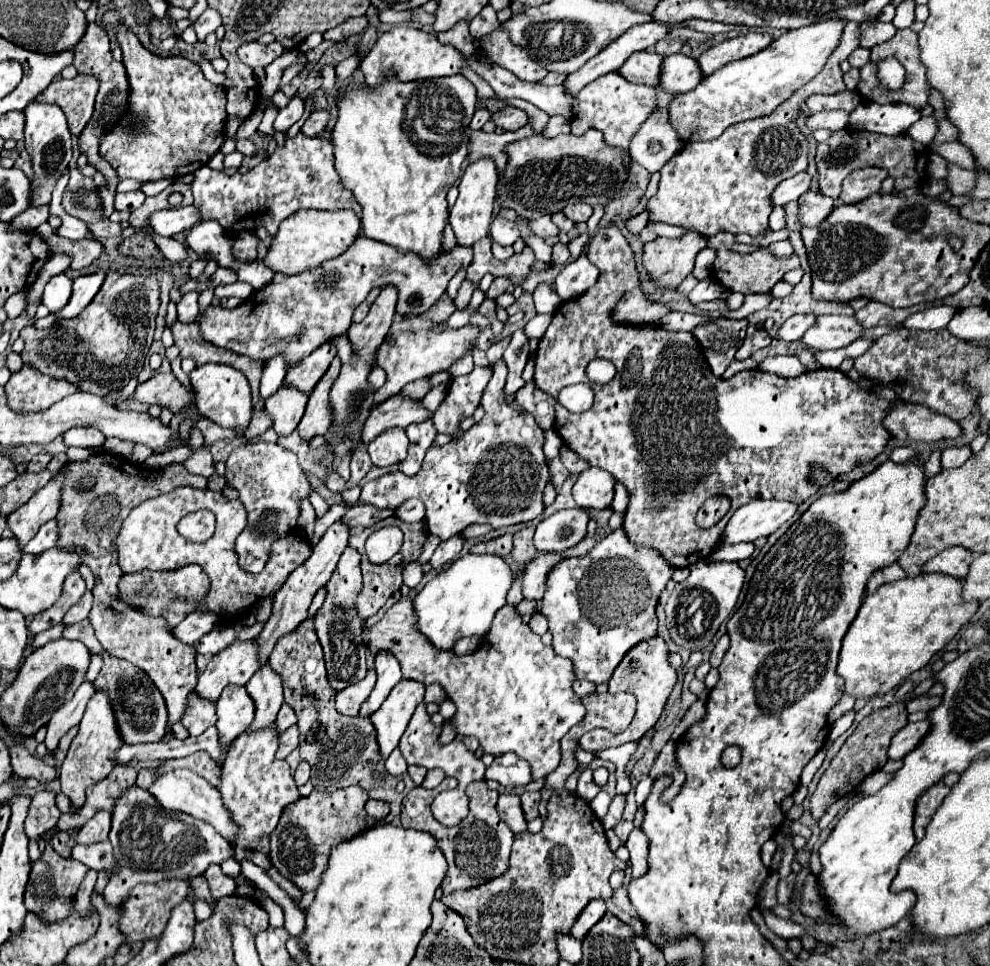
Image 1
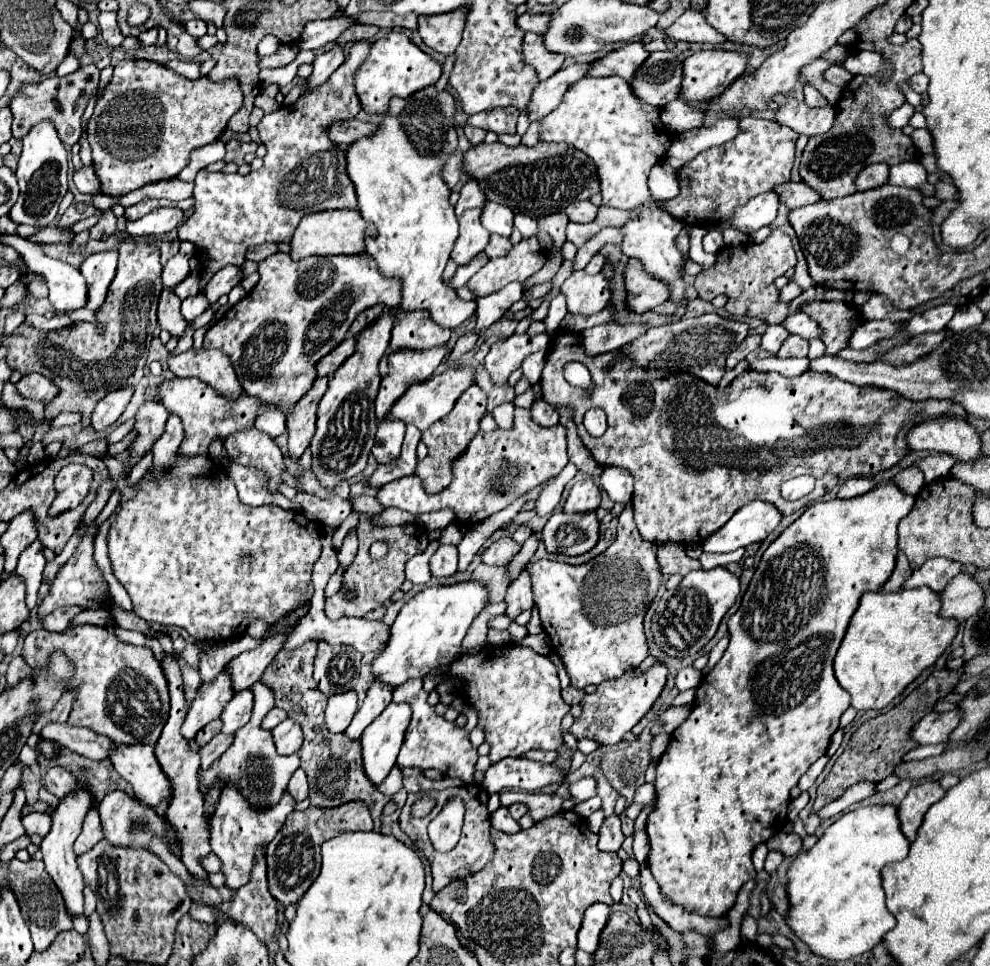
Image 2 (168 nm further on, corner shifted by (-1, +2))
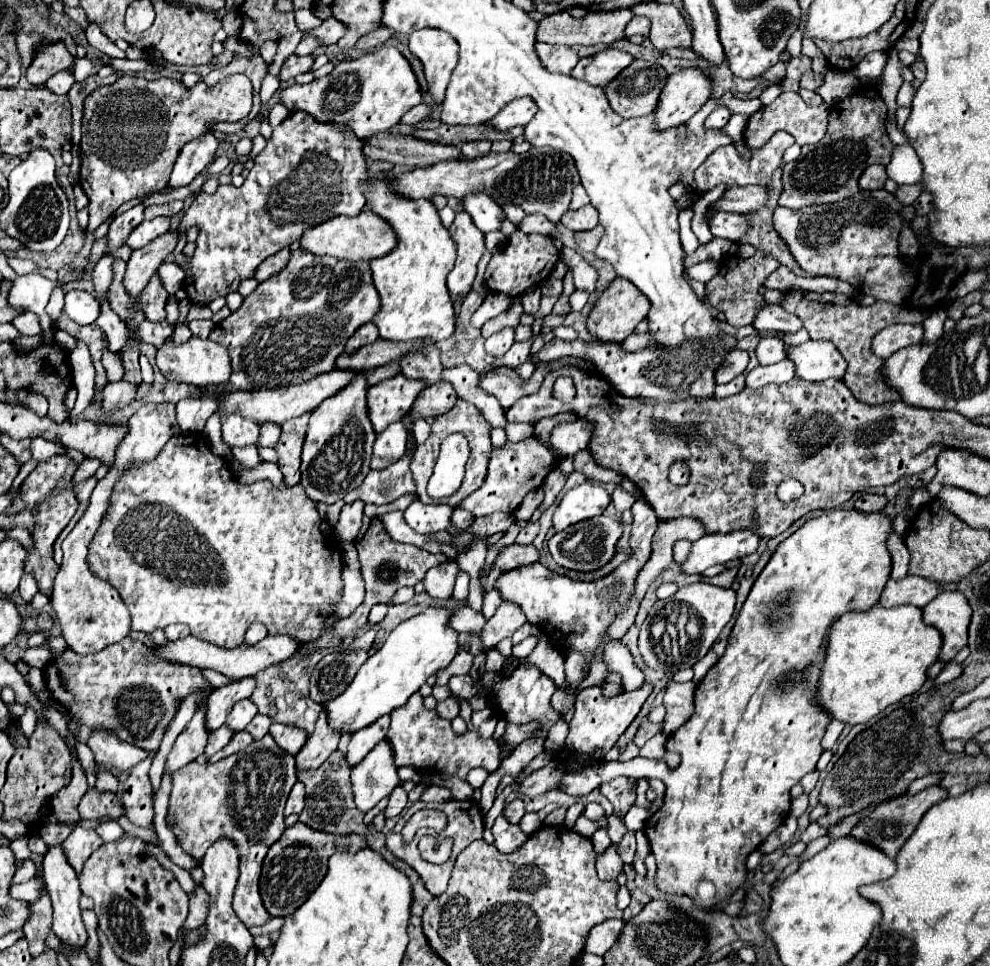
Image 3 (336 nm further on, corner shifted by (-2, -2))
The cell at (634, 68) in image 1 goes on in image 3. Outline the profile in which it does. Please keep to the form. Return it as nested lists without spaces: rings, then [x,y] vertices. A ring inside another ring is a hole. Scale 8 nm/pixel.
[[[608,48],[594,56],[580,58],[580,62],[572,70],[572,76],[588,82],[592,86],[604,86],[604,84],[608,84],[608,80],[616,78],[620,70],[624,70],[628,64],[632,64],[632,60],[634,58],[628,52]]]

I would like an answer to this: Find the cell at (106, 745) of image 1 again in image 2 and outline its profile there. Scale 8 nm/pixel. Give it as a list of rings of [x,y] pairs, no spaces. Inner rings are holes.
[[[81,768],[81,770],[75,772],[75,778],[77,778],[77,788],[75,788],[73,792],[69,792],[69,794],[55,806],[51,832],[49,832],[49,834],[43,838],[43,842],[41,842],[41,852],[43,852],[43,862],[45,862],[45,866],[47,866],[47,872],[49,872],[51,878],[55,880],[59,892],[63,894],[65,904],[67,904],[67,910],[69,910],[71,916],[83,912],[83,874],[79,872],[79,866],[77,866],[77,854],[73,852],[73,842],[75,842],[75,838],[81,834],[83,820],[85,820],[89,808],[93,806],[93,798],[91,798],[89,786],[87,786],[89,772],[87,772],[85,768]]]

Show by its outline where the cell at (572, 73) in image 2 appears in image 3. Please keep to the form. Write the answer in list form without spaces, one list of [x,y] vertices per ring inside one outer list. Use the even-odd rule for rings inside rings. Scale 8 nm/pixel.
[[[524,98],[512,100],[492,120],[488,120],[488,126],[496,130],[510,130],[514,126],[526,126],[534,114],[536,114],[536,104],[532,104],[532,100],[524,100]]]

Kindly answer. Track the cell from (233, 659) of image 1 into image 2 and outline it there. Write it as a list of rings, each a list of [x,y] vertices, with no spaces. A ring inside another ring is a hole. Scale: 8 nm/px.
[[[223,668],[211,682],[201,682],[191,704],[191,712],[187,714],[187,720],[183,724],[183,738],[195,738],[195,734],[205,724],[219,718],[223,712],[223,704],[227,704],[233,694],[235,692],[227,668]]]

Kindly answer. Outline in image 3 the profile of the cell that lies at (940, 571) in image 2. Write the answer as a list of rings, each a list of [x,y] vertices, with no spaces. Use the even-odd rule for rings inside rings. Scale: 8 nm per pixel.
[[[906,576],[904,580],[888,580],[878,604],[884,608],[902,606],[902,604],[924,608],[932,598],[938,596],[938,592],[940,584],[932,584],[930,580],[918,576]]]

